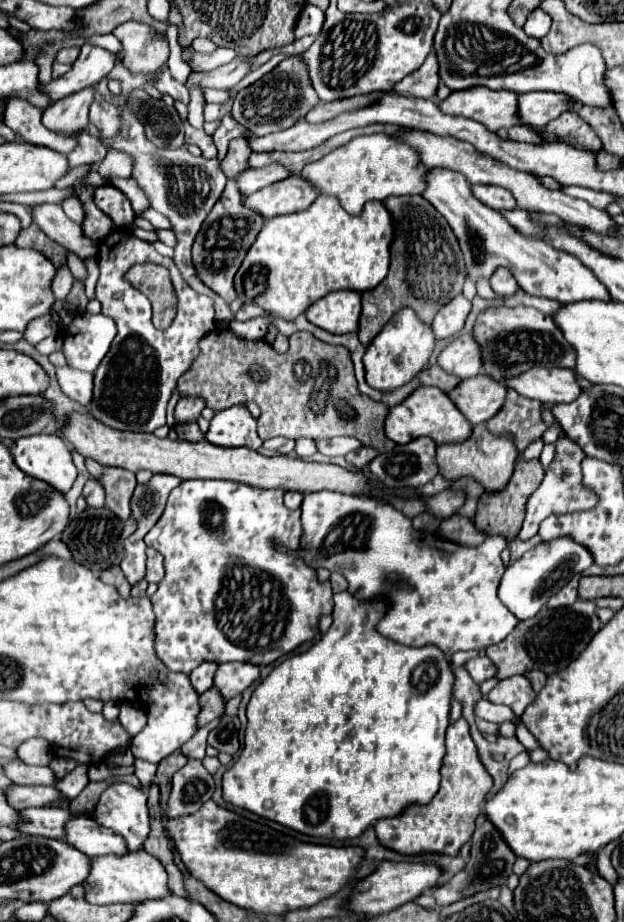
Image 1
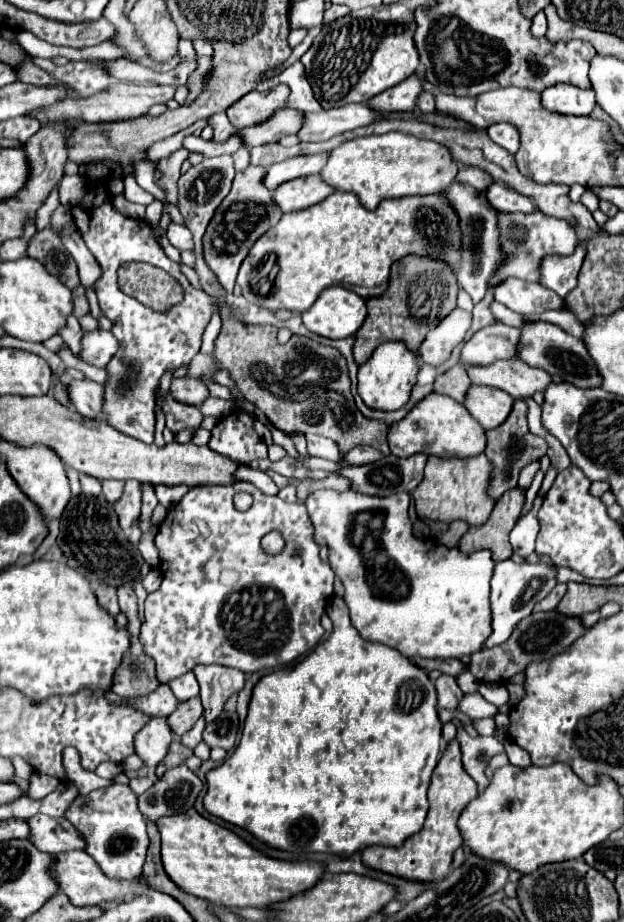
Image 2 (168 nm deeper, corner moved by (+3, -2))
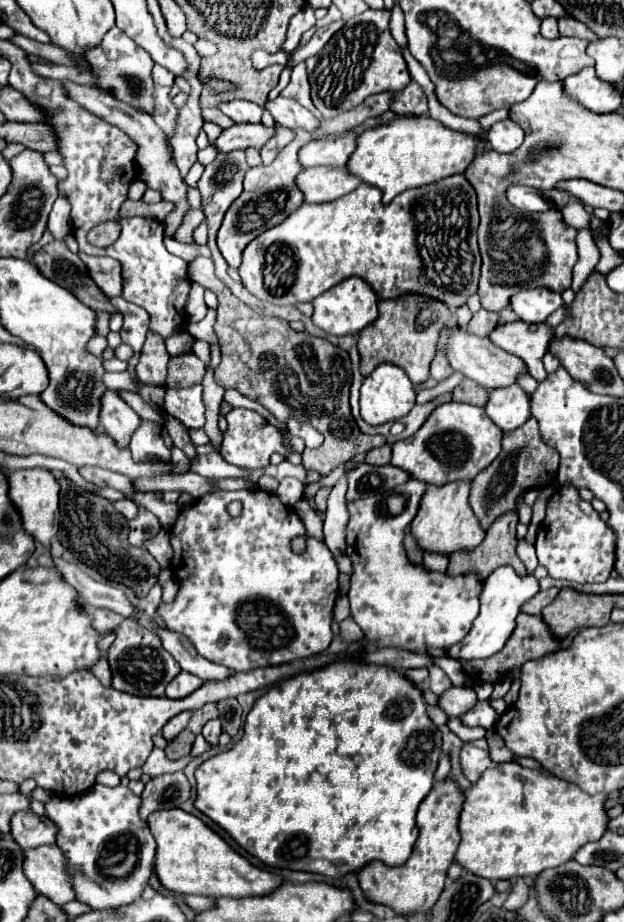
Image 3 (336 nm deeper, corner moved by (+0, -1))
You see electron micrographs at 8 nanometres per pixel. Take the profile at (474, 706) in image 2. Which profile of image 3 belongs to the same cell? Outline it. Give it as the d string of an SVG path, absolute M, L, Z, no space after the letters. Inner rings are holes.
M451 687L439 697L439 707L447 717L463 717L477 703L477 695L471 687Z

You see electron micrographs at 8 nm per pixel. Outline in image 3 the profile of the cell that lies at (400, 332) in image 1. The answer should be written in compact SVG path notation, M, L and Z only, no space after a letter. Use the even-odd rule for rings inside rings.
M379 365L365 377L361 387L361 417L371 425L381 425L405 417L415 405L415 385L401 367Z

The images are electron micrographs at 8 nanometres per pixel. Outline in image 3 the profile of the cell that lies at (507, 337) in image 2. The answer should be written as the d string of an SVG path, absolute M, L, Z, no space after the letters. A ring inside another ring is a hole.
M513 321L505 325L497 325L489 339L499 349L521 357L531 377L535 377L539 383L547 377L547 371L543 369L543 355L547 353L547 345L553 337L553 329L545 323L525 323L525 321Z

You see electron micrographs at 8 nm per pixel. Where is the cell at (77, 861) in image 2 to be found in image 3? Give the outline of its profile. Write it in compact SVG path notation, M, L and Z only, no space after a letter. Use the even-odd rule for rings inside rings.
M57 845L27 849L23 871L35 885L37 893L49 897L59 905L75 901L75 889L67 871L67 859L63 859L63 851L59 851Z

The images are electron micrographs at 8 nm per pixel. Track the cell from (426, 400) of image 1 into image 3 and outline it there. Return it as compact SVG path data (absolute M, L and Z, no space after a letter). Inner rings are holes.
M441 403L423 427L409 439L393 443L393 461L411 473L413 479L443 485L457 479L475 479L501 451L503 431L485 415L483 407L469 403Z

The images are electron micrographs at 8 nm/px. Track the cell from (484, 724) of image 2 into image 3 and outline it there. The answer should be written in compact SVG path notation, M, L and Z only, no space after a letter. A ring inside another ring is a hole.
M451 717L449 719L449 723L447 723L447 727L461 739L461 741L475 741L475 739L481 739L481 737L485 737L485 729L483 727L467 727L461 719L455 719L455 717Z

